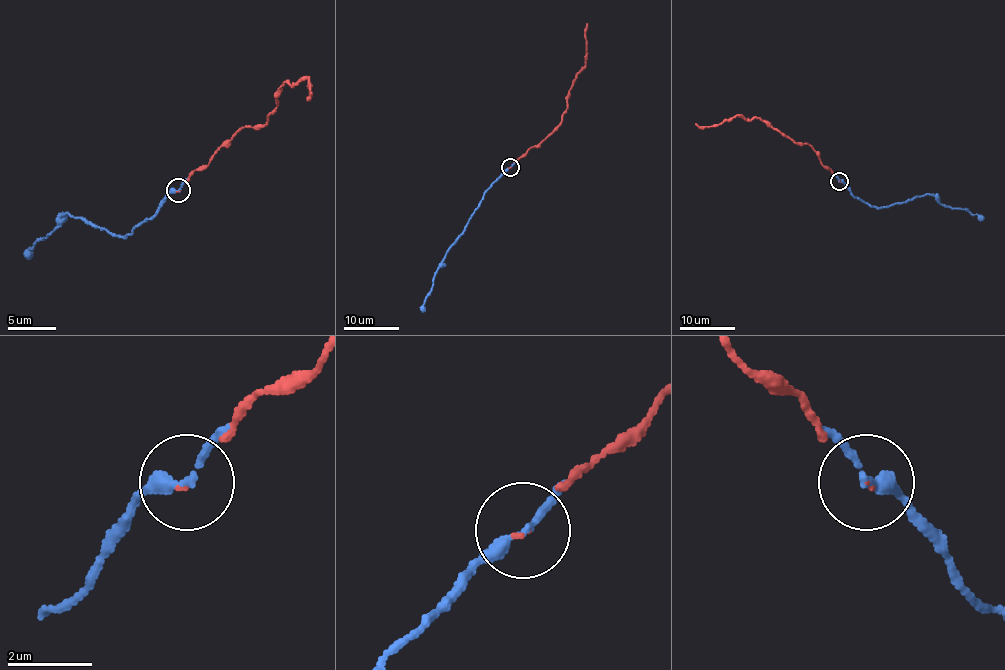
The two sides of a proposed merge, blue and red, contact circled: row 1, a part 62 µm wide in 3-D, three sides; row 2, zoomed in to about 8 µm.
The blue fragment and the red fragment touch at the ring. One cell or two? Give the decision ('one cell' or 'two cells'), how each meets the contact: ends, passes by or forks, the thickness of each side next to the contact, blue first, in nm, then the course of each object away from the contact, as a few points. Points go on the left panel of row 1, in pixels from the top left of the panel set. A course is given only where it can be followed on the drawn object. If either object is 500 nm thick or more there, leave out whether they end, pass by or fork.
one cell | blue passes by | red ends | 240/40 nm | blue via (179, 191), (172, 191), (148, 220), (126, 237), (114, 237), (66, 213), (52, 232), (30, 249), (28, 258) | red via (179, 191), (244, 126), (265, 124), (285, 83), (309, 78), (309, 97), (311, 93)

